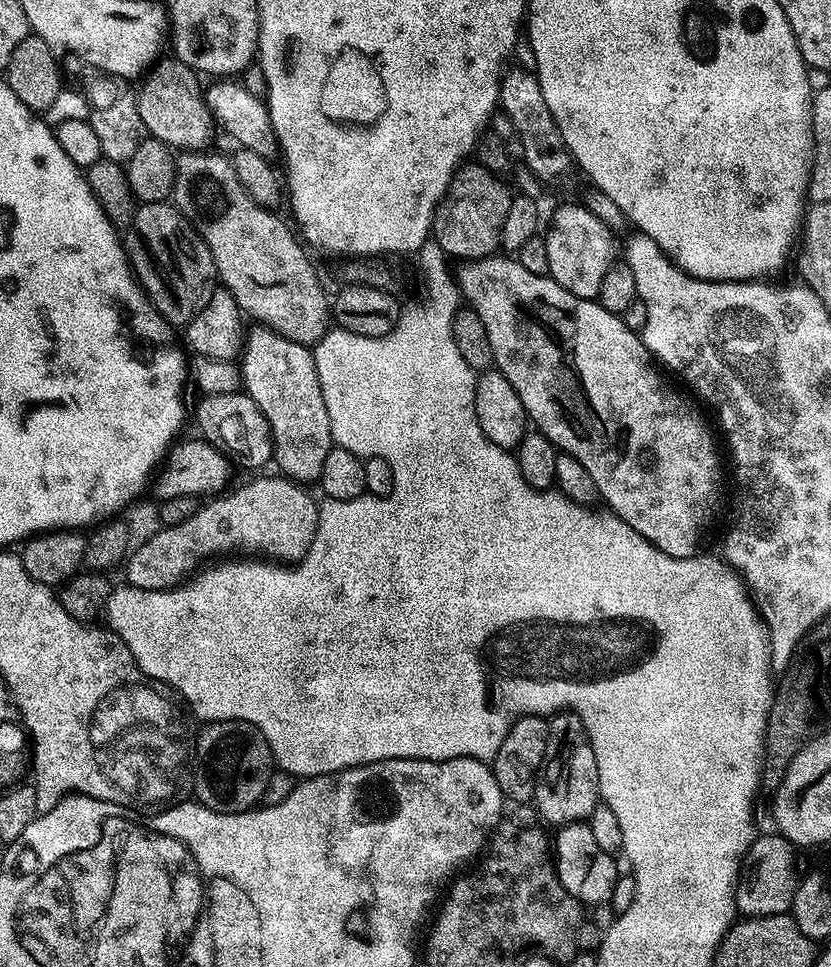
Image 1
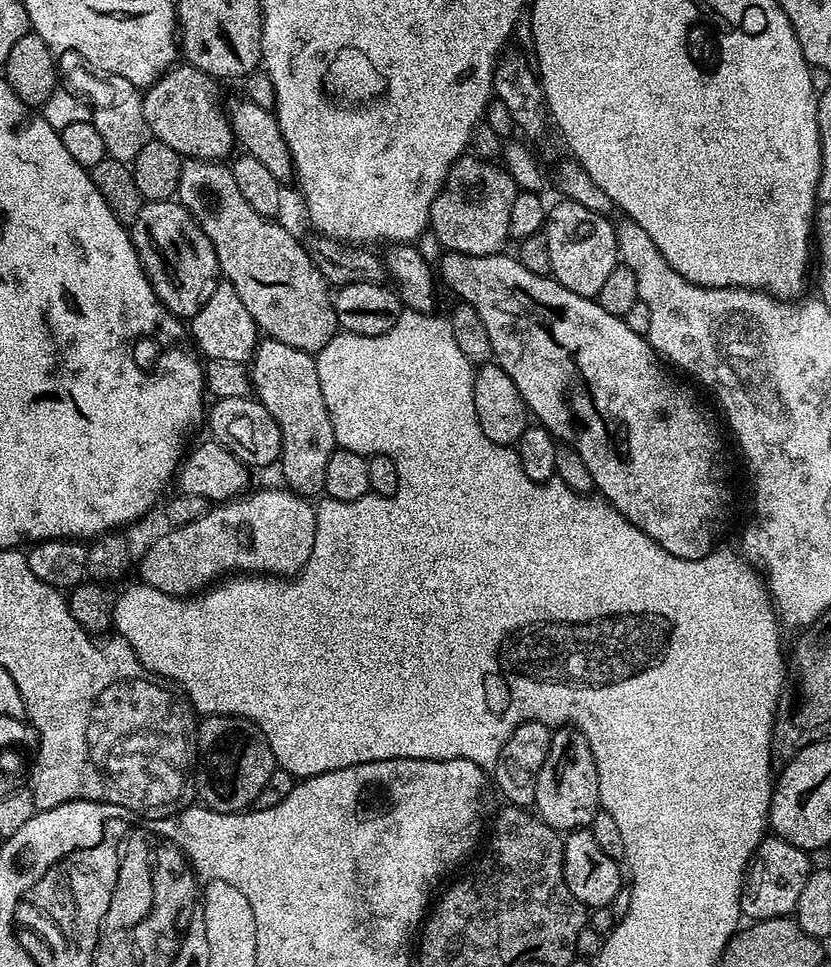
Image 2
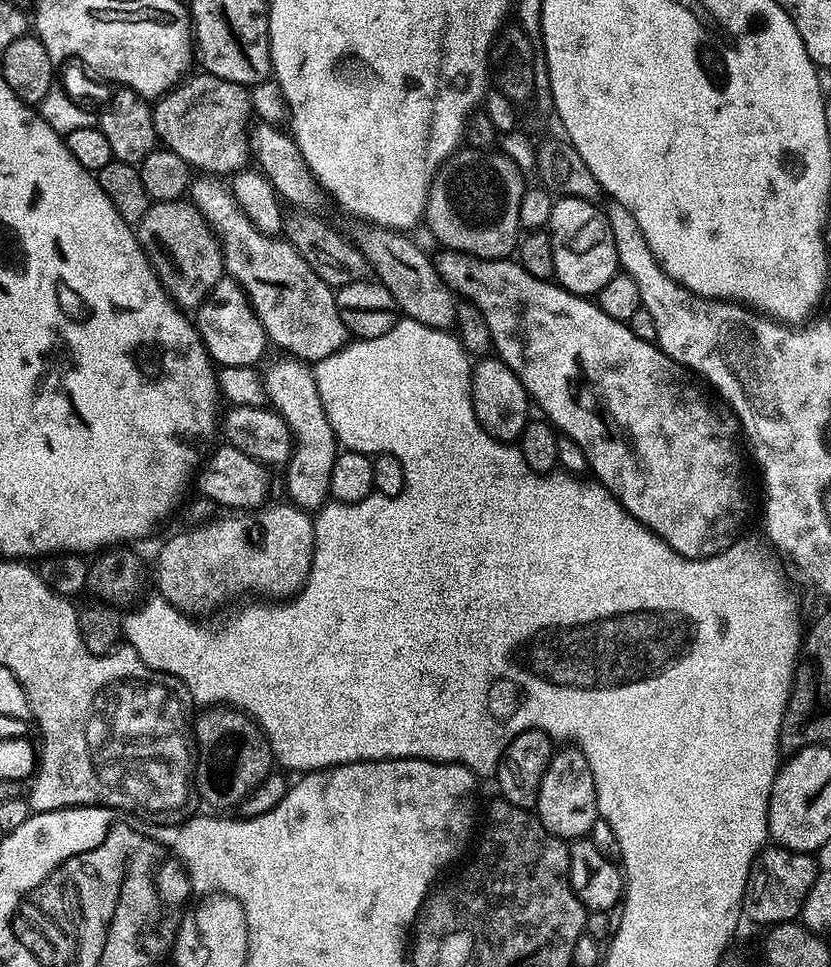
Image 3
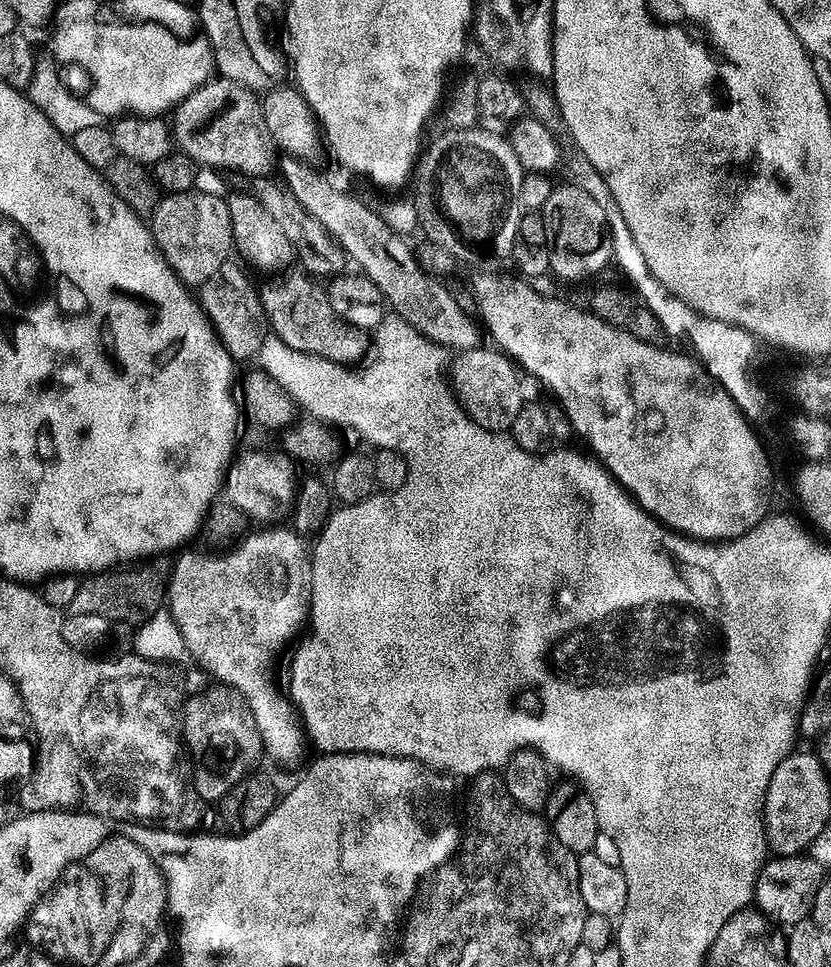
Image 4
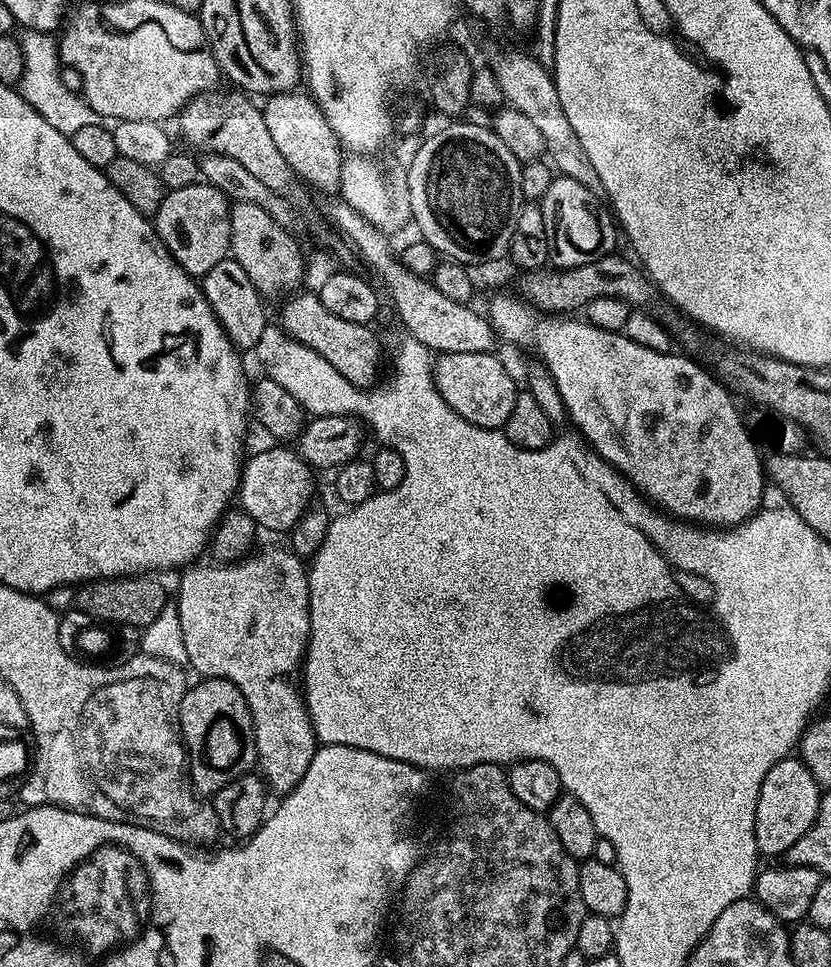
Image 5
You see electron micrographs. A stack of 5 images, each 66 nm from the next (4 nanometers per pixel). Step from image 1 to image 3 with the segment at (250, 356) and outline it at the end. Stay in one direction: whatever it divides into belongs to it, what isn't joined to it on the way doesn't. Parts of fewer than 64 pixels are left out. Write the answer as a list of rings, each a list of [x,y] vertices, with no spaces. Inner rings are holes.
[[[295,358],[283,359],[269,372],[265,371],[263,377],[268,391],[268,404],[280,413],[292,431],[292,456],[288,459],[288,473],[284,476],[285,482],[288,483],[287,499],[295,507],[315,514],[330,500],[330,470],[334,470],[338,441],[326,418],[322,398],[318,394],[315,371],[305,361]]]

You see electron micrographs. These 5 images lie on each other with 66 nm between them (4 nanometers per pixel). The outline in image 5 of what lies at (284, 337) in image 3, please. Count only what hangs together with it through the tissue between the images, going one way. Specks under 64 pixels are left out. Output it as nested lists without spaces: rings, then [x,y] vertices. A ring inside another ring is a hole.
[[[297,291],[283,301],[285,304],[280,312],[279,323],[284,331],[299,344],[314,349],[319,356],[326,358],[326,362],[330,362],[330,366],[334,366],[338,374],[342,374],[357,388],[364,390],[375,385],[376,371],[380,368],[380,340],[371,332],[373,329],[367,324],[346,322],[346,318],[330,314],[330,310],[322,306],[320,297],[315,291],[304,291]]]

